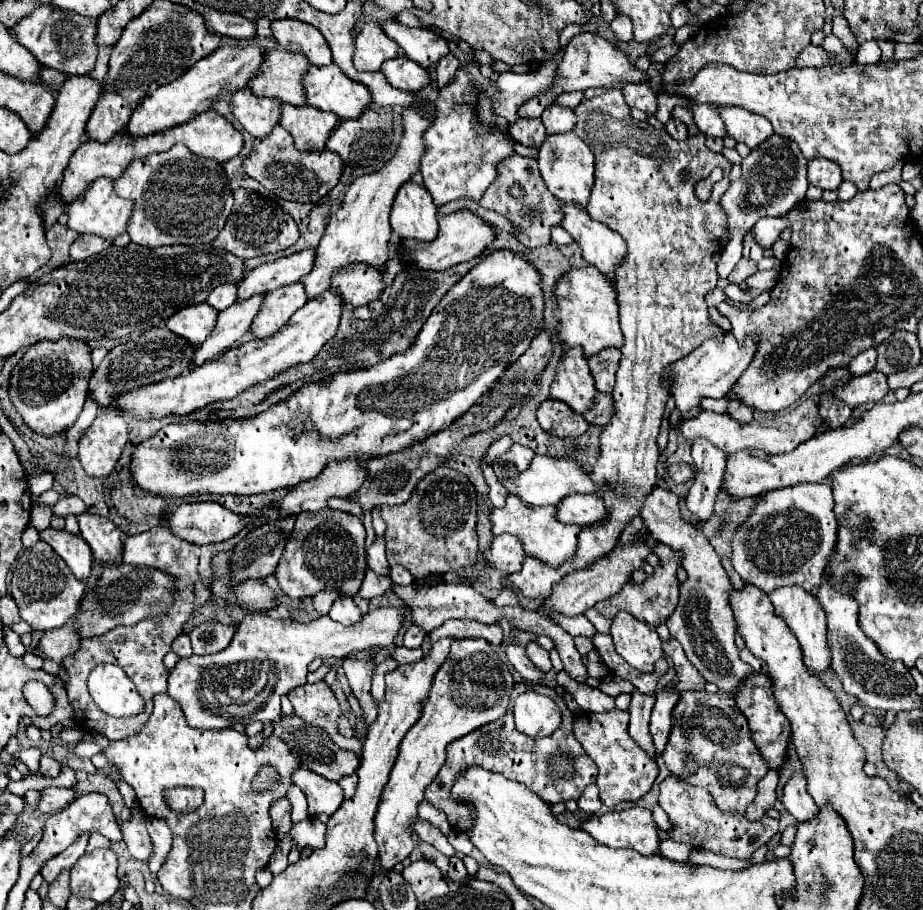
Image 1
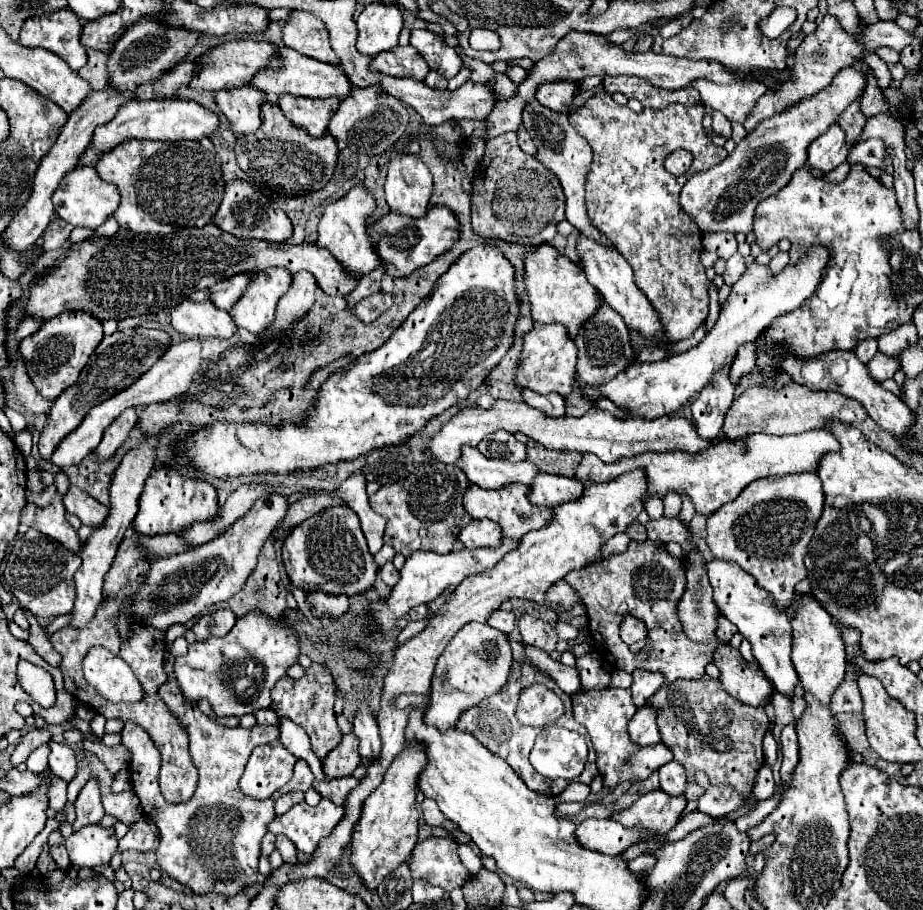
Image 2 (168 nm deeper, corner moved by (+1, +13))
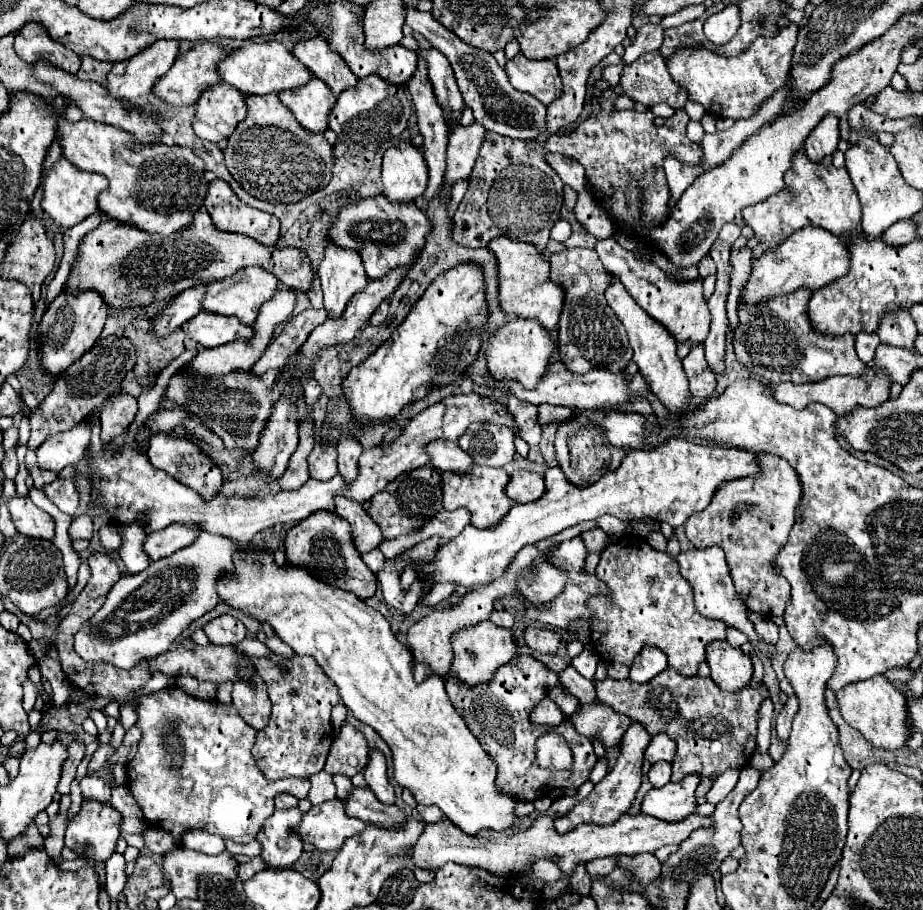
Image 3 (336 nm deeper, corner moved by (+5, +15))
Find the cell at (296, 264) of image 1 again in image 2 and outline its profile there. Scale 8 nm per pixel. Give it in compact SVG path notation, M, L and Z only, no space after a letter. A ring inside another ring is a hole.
M241 272L231 278L225 278L225 282L217 282L217 286L209 288L211 290L209 300L221 310L231 310L241 298L241 294L247 290L253 276L255 276L253 272Z

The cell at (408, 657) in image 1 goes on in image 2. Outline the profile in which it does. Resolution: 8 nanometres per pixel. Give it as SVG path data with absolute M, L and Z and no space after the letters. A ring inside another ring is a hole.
M505 610L494 611L487 623L505 634L509 634L515 628L515 614Z

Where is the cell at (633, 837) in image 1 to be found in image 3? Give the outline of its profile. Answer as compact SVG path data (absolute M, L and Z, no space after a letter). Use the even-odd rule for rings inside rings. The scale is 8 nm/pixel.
M689 774L681 782L665 784L661 788L653 788L647 792L643 800L643 814L667 820L667 822L677 822L683 820L685 816L693 814L697 808L697 798L695 790L701 782L701 776Z

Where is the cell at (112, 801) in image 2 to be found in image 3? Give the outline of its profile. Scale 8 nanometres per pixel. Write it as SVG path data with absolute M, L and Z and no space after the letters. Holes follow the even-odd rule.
M105 764L97 772L89 772L87 776L83 776L79 780L79 788L81 788L83 796L101 800L101 802L109 802L109 798L111 798L111 776L109 774L111 774L111 770Z

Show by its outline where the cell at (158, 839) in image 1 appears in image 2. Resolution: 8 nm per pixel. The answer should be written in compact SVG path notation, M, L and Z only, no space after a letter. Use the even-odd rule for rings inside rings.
M139 820L137 824L133 824L129 828L129 832L125 834L125 838L119 840L119 852L115 854L110 865L116 871L122 864L121 855L123 850L139 850L139 852L151 852L157 848L159 842L159 834L157 834L157 826L153 826L149 820Z

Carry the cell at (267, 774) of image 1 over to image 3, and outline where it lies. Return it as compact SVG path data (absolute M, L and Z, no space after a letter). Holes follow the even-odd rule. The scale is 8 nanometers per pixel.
M251 656L251 664L265 680L273 704L269 724L257 732L253 744L257 766L269 780L281 780L287 776L309 778L321 772L333 744L331 708L339 702L333 682L321 672L321 668L317 668L317 664L313 664L311 656ZM281 666L285 666L287 672L281 672Z

